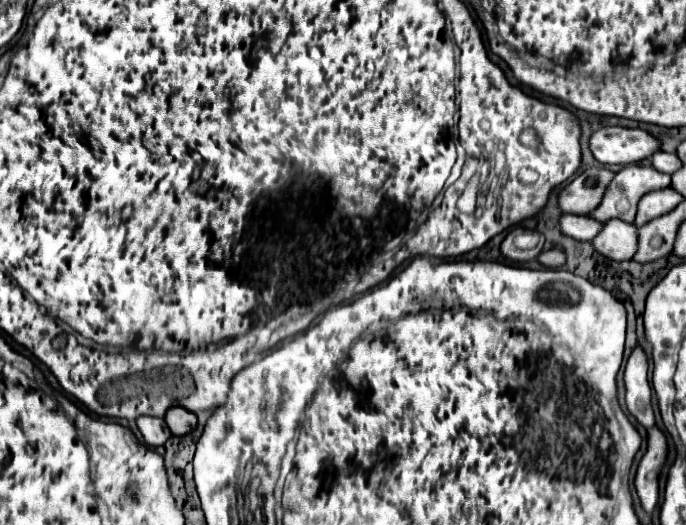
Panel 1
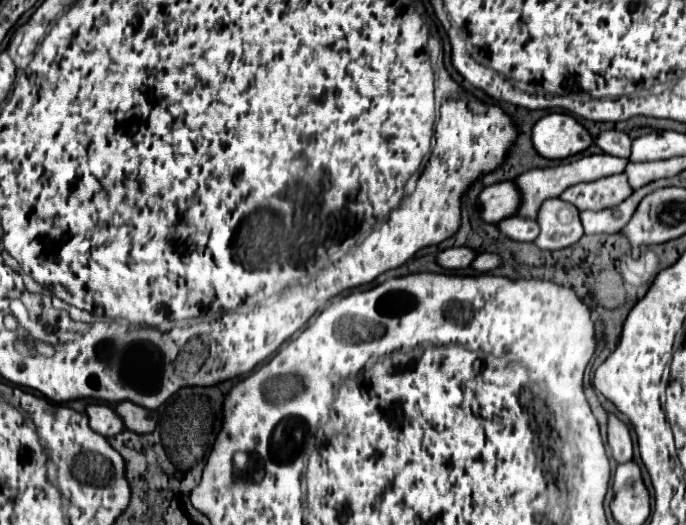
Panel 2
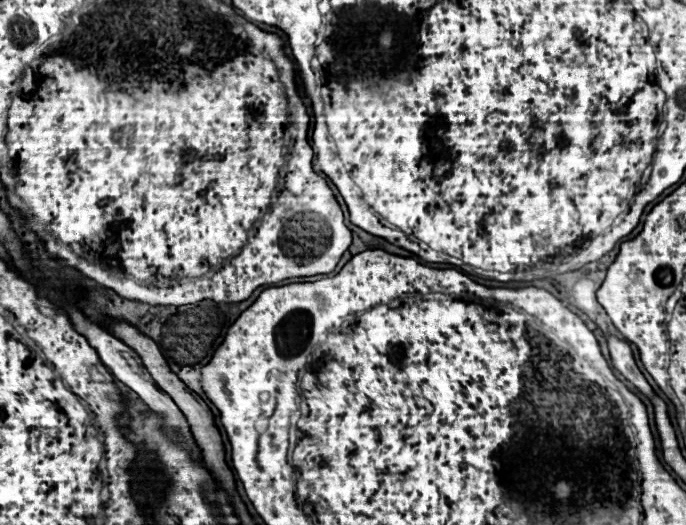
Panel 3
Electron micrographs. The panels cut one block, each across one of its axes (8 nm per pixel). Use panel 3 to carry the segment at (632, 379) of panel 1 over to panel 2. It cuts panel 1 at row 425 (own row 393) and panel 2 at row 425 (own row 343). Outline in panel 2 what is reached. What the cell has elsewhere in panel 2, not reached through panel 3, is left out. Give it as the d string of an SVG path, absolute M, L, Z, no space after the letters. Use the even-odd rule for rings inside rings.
M608 416L608 446L618 464L632 460L632 438L628 426L616 416Z

